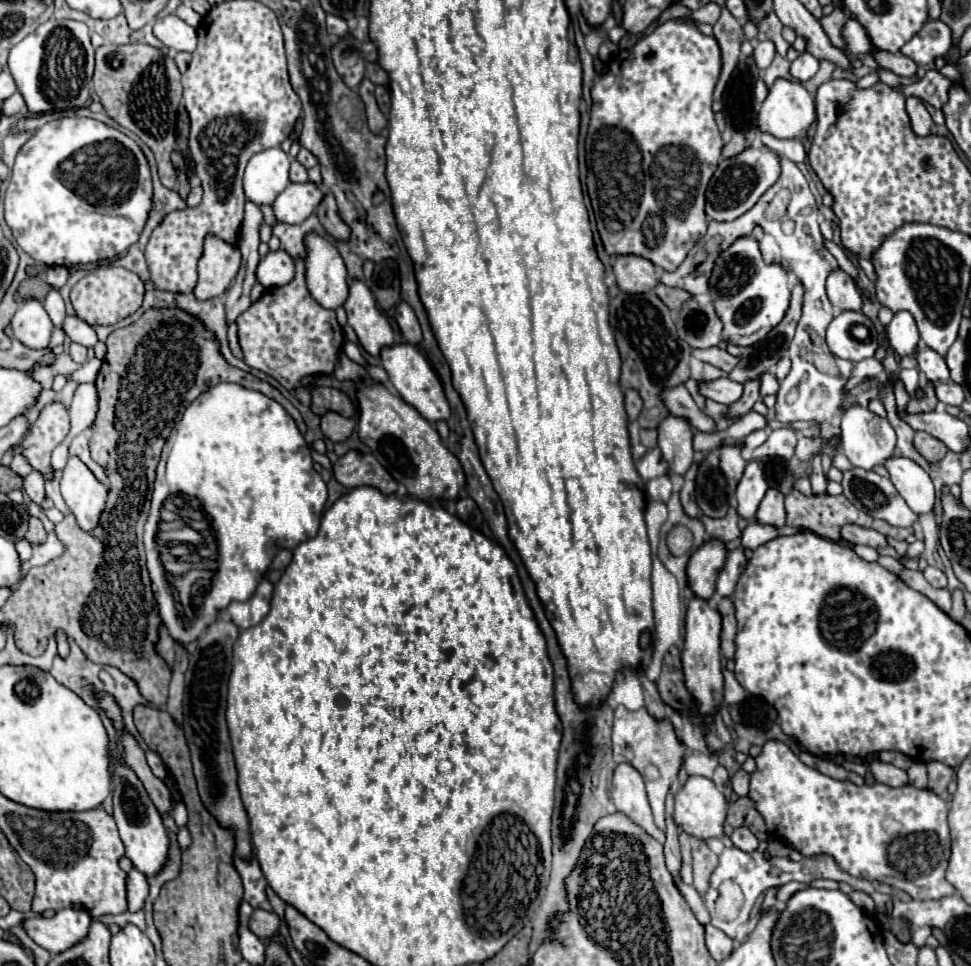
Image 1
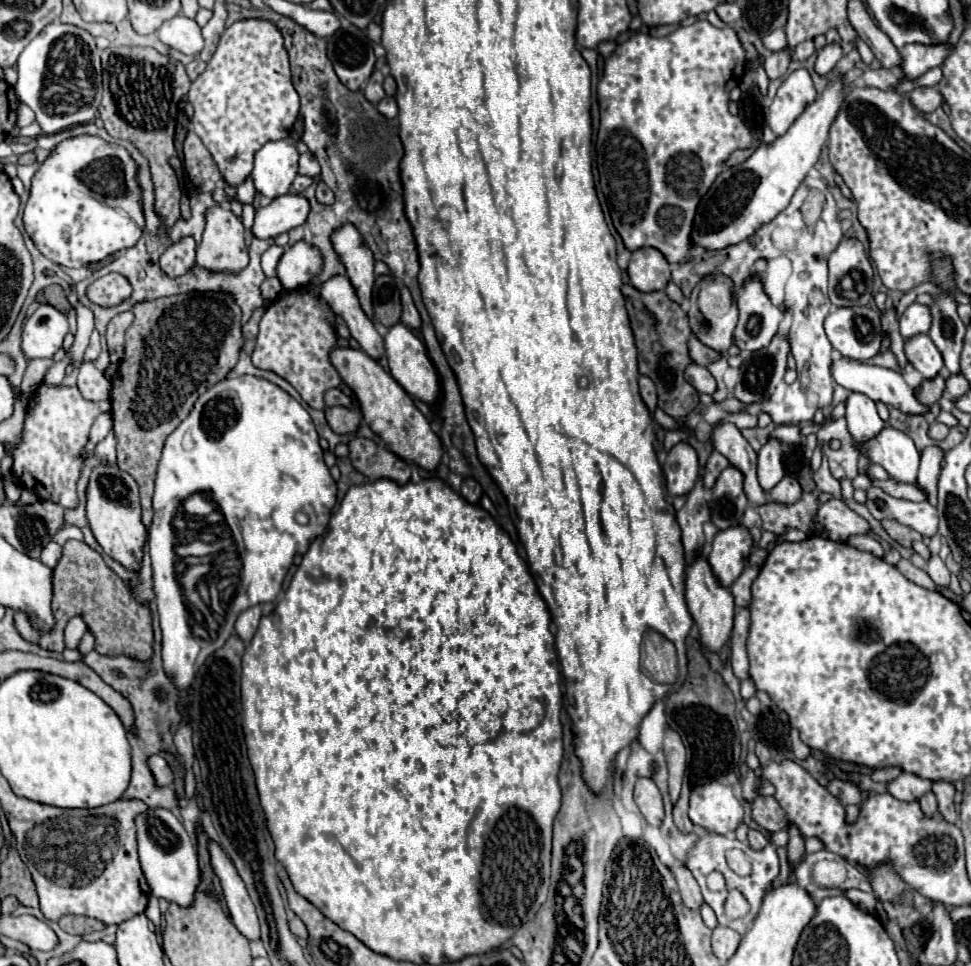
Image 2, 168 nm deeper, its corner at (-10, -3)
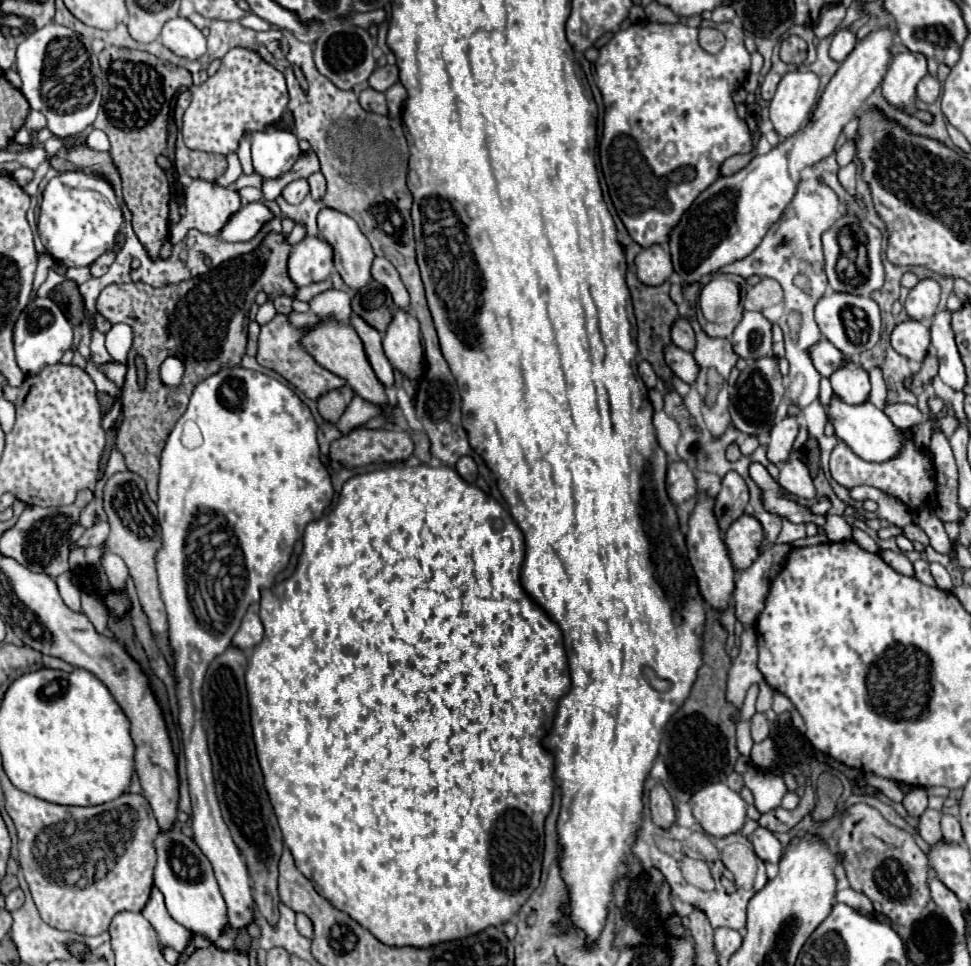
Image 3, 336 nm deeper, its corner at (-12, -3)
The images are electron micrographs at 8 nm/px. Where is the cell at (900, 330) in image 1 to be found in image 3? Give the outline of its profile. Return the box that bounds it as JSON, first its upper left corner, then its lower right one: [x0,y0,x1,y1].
[905,276,941,322]

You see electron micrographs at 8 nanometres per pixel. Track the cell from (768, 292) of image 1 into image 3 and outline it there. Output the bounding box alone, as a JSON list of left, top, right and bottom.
[733,312,771,360]

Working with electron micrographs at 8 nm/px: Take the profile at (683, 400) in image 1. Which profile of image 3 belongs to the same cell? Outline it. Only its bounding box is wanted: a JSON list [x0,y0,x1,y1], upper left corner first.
[749,464,825,526]

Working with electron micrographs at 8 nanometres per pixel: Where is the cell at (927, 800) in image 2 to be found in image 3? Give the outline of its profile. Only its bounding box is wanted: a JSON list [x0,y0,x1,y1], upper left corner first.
[919,810,943,846]

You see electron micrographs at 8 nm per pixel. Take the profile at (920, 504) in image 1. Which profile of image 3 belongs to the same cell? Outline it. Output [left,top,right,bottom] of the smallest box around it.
[827,394,903,462]

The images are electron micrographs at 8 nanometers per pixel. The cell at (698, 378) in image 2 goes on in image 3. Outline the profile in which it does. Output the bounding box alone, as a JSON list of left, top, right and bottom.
[665,344,699,384]

